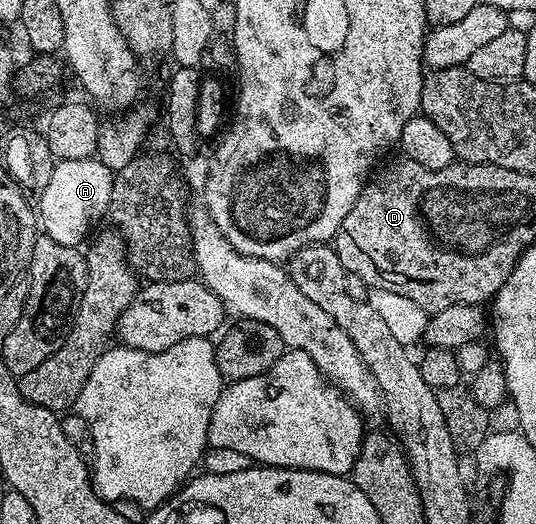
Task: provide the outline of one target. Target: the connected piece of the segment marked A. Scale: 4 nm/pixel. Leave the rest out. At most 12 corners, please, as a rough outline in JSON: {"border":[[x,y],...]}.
{"border":[[59,160],[38,204],[43,234],[80,247],[108,214],[113,174]]}

